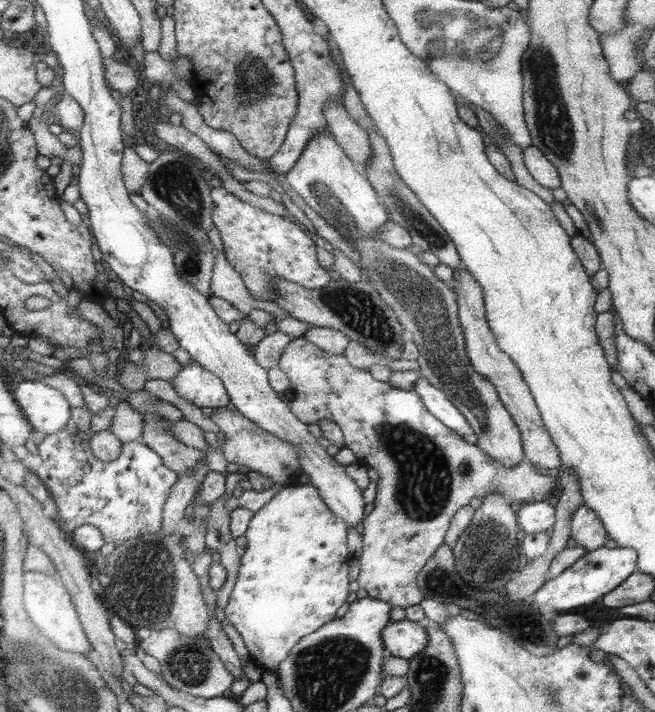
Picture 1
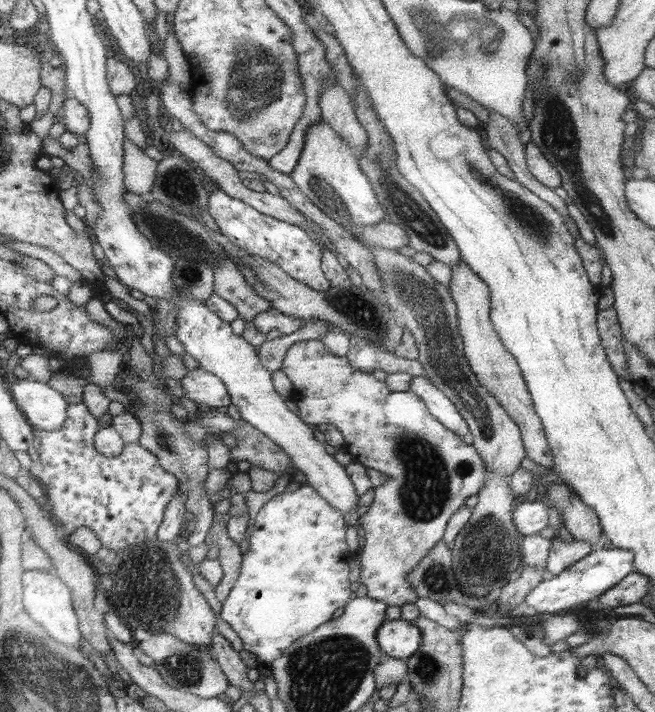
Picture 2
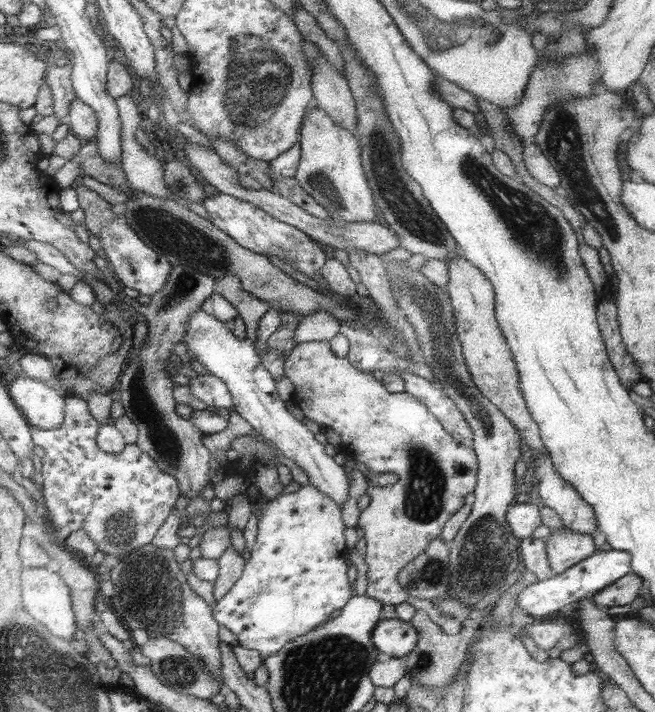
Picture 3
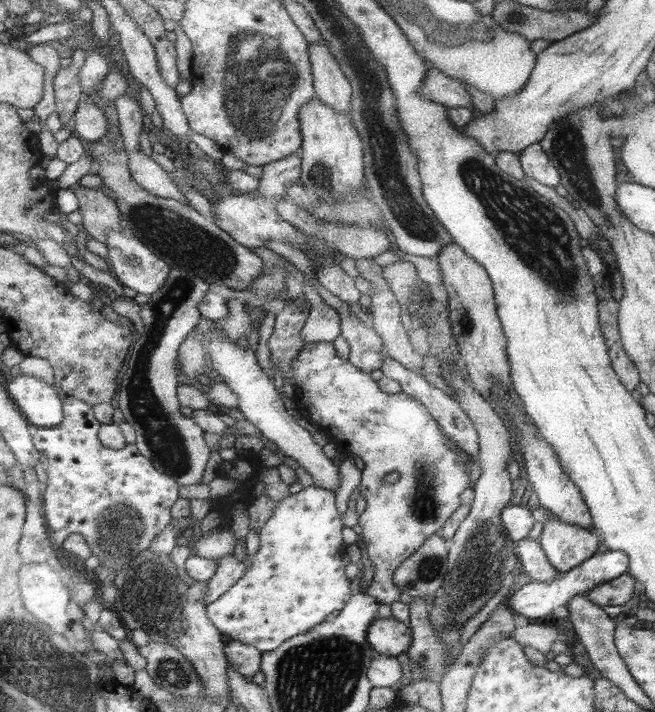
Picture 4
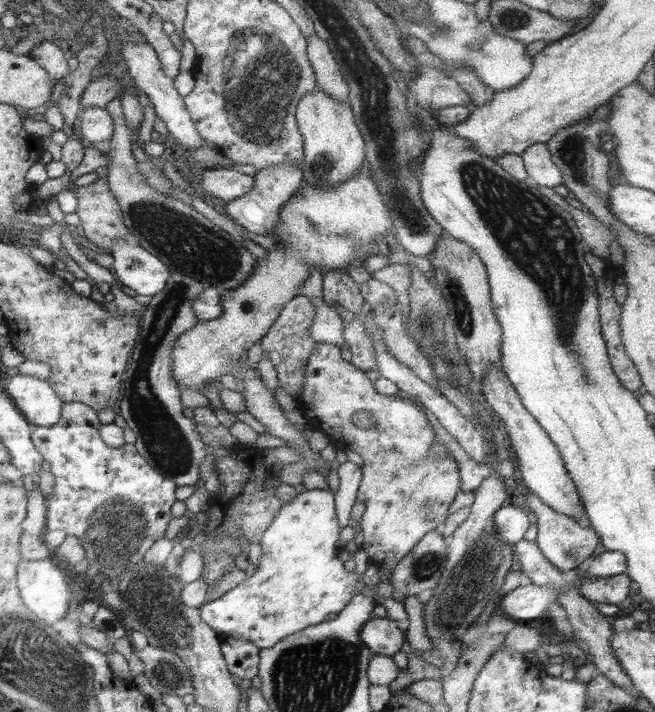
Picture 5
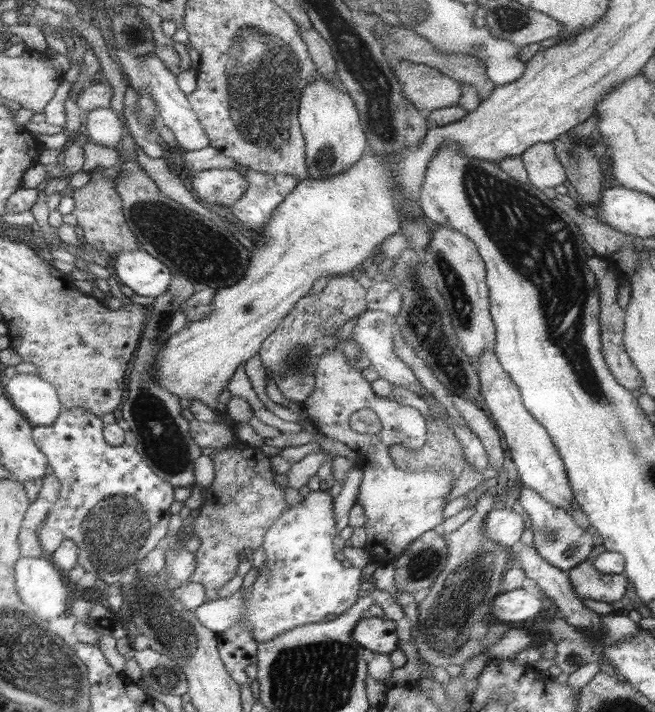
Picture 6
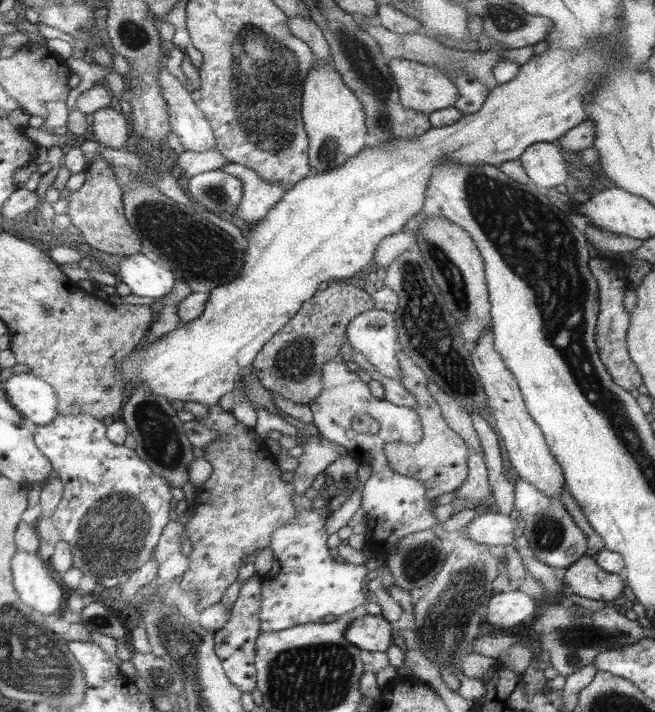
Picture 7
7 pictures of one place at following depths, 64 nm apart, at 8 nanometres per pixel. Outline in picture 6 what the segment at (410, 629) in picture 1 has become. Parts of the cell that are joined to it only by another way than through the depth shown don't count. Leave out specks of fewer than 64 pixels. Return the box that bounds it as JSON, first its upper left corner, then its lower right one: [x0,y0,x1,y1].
[355,618,399,656]

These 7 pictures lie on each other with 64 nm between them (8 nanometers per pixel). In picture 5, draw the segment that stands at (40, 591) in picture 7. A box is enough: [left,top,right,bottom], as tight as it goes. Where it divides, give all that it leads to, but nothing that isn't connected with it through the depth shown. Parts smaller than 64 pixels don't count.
[19,558,69,624]

